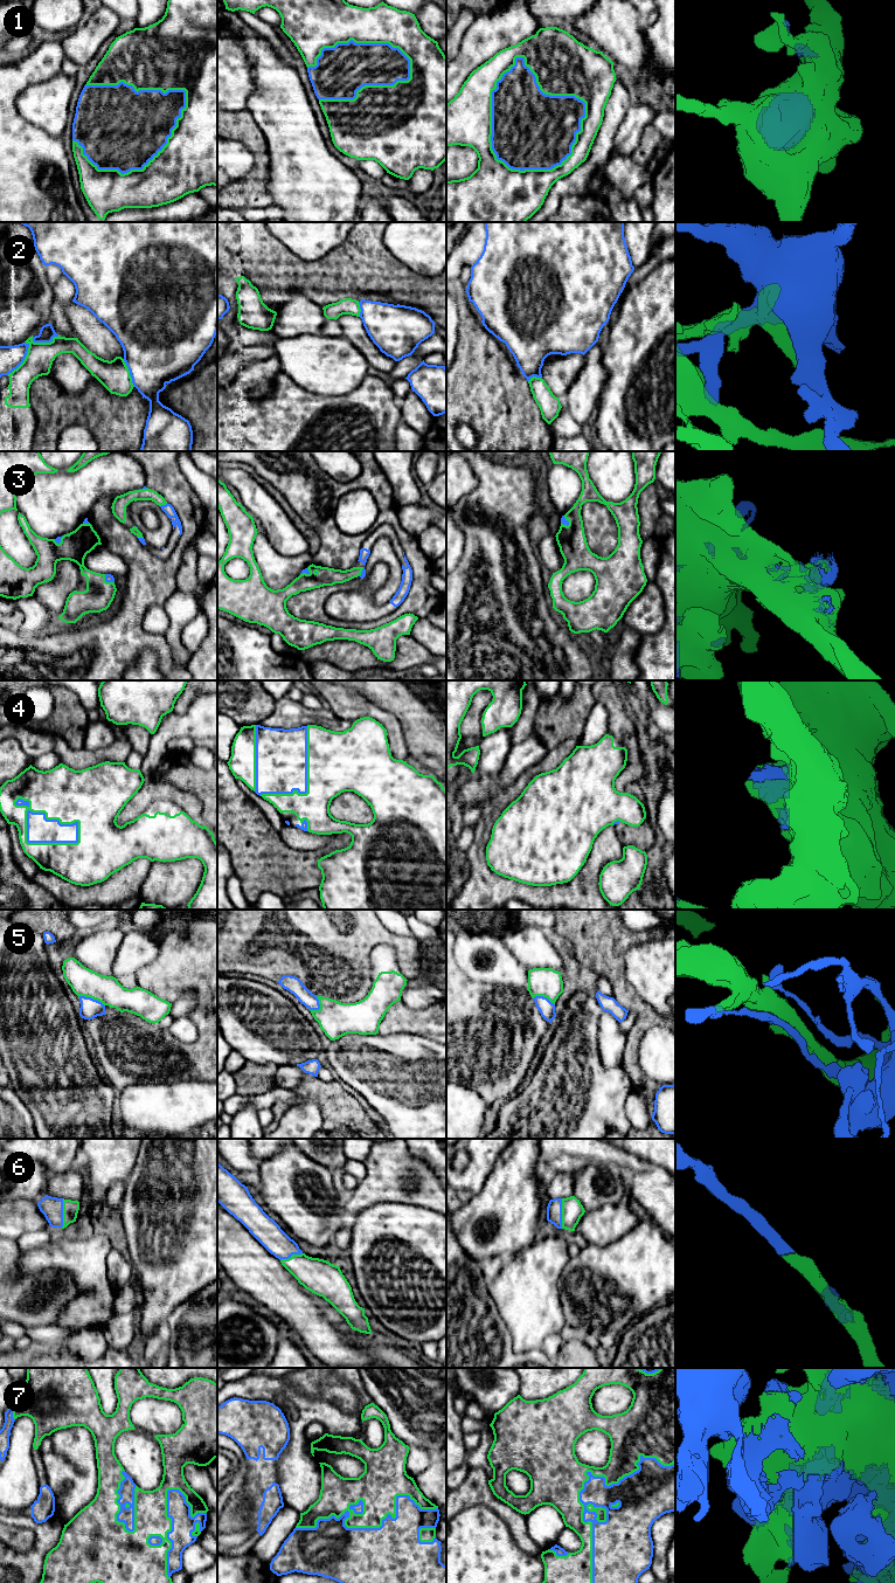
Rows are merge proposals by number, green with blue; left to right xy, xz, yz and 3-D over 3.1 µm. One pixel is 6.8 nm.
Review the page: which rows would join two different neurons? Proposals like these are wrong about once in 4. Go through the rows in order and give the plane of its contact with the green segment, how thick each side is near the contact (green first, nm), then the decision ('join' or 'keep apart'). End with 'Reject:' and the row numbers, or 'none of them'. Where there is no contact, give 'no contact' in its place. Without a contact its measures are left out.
1: meets green in yz; 340 nm thick on the green side, 500 nm on the other; join
2: meets green in xy; 190 nm thick on the green side, 160 nm on the other; keep apart
3: meets green in xy; 80 nm thick on the green side, 70 nm on the other; join
4: meets green in xy; 360 nm thick on the green side, 180 nm on the other; join
5: meets green in xy; 190 nm thick on the green side, 140 nm on the other; keep apart
6: meets green in yz; 150 nm thick on the green side, 110 nm on the other; join
7: meets green in yz; 380 nm thick on the green side, 170 nm on the other; join
Reject: 2, 5

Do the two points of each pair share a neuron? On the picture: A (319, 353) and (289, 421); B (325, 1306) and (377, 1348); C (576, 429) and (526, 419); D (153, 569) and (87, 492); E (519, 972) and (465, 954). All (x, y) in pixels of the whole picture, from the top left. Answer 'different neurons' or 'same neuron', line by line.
A: different neurons
B: same neuron
C: different neurons
D: different neurons
E: same neuron

